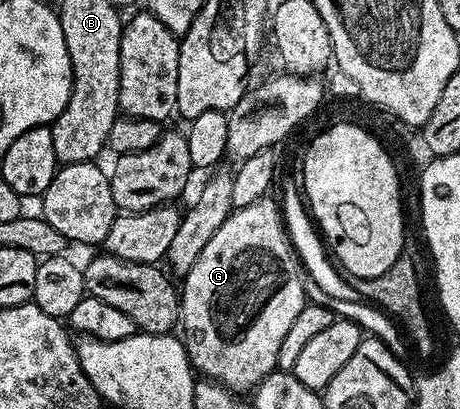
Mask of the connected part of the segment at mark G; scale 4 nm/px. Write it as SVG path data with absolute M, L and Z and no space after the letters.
M266 197L230 211L227 221L223 221L215 237L211 237L203 253L199 253L199 261L195 261L193 268L183 276L182 283L185 284L179 287L179 327L185 330L185 352L194 372L234 393L252 392L257 384L277 370L279 345L283 345L283 337L287 337L295 317L299 317L299 309L303 309L307 302L304 282L276 198Z

